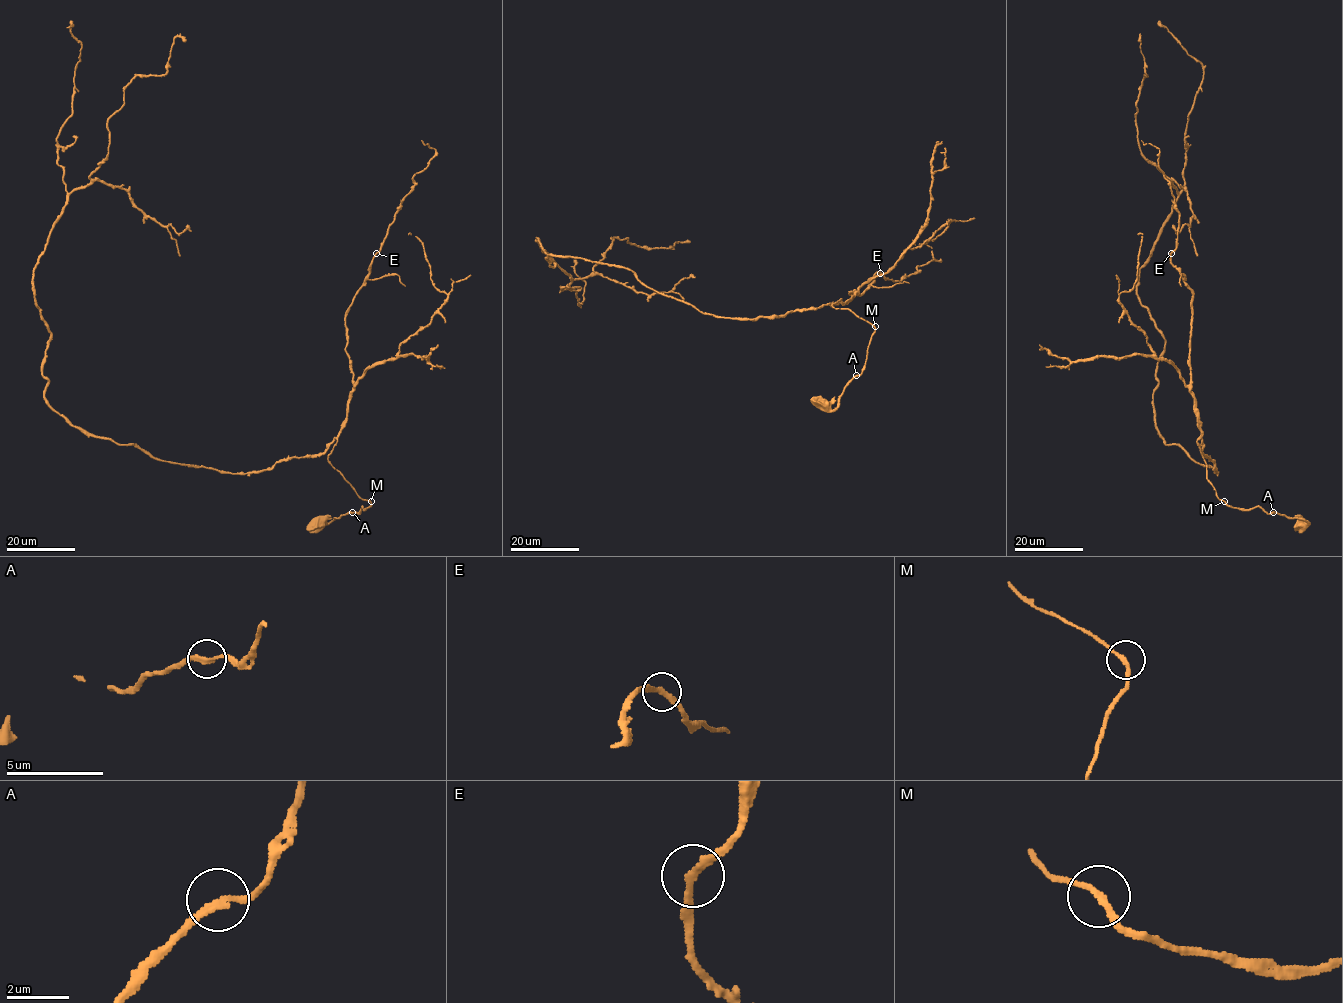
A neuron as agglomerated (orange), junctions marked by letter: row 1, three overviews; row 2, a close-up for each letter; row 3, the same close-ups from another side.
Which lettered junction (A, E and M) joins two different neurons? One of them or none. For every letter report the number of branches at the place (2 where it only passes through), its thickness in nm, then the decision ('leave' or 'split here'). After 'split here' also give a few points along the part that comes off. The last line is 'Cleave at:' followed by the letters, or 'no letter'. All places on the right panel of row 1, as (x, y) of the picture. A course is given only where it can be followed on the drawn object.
A: 2 | 200 nm | leave
E: 2 | 200 nm | leave
M: 2 | 180 nm | leave
Cleave at: no letter

